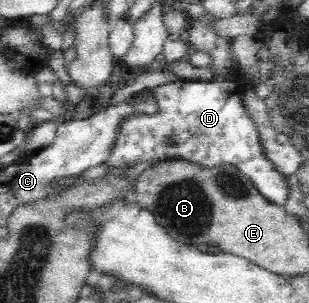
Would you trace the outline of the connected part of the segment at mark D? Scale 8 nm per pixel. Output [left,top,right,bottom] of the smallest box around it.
[105,20,291,207]

